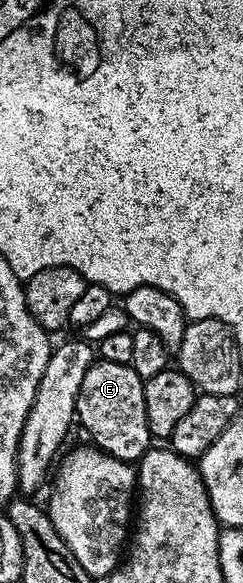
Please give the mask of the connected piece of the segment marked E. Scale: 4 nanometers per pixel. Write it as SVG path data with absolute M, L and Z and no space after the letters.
M95 360L79 389L76 420L89 432L93 440L90 442L117 461L140 462L141 456L151 447L145 406L145 381L132 365Z

